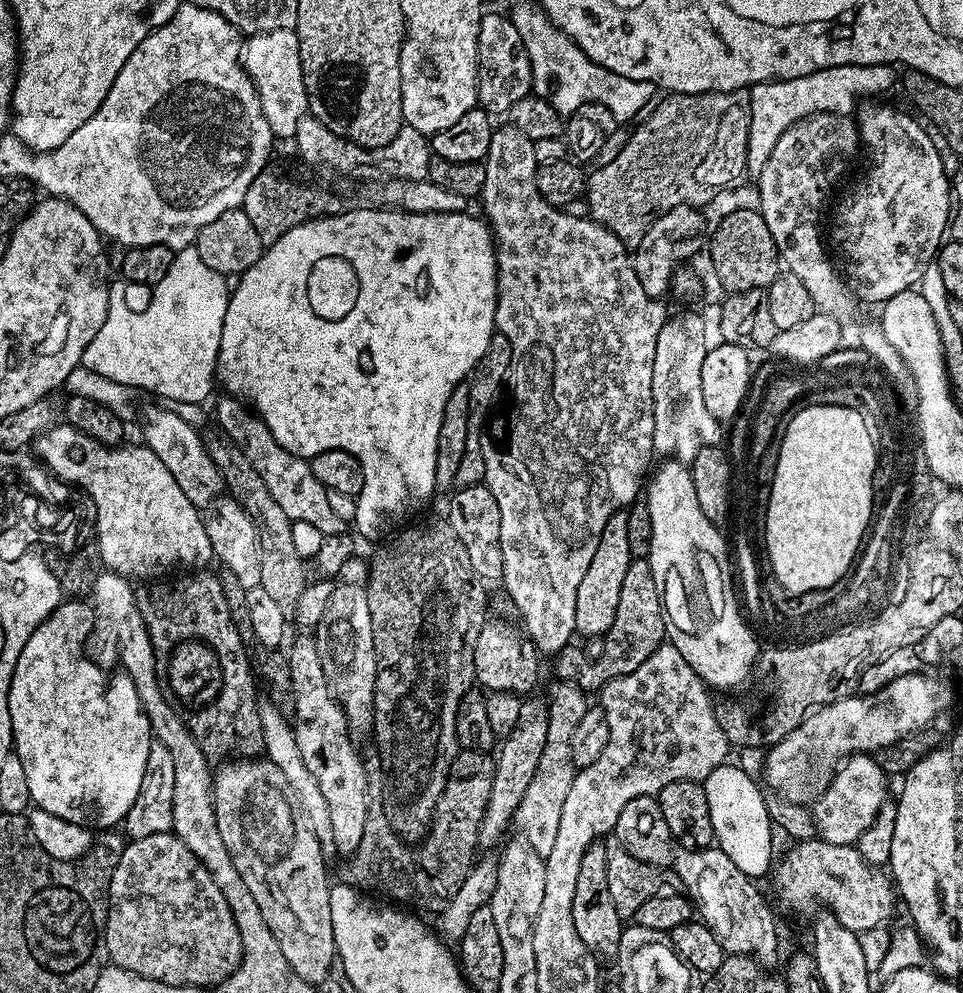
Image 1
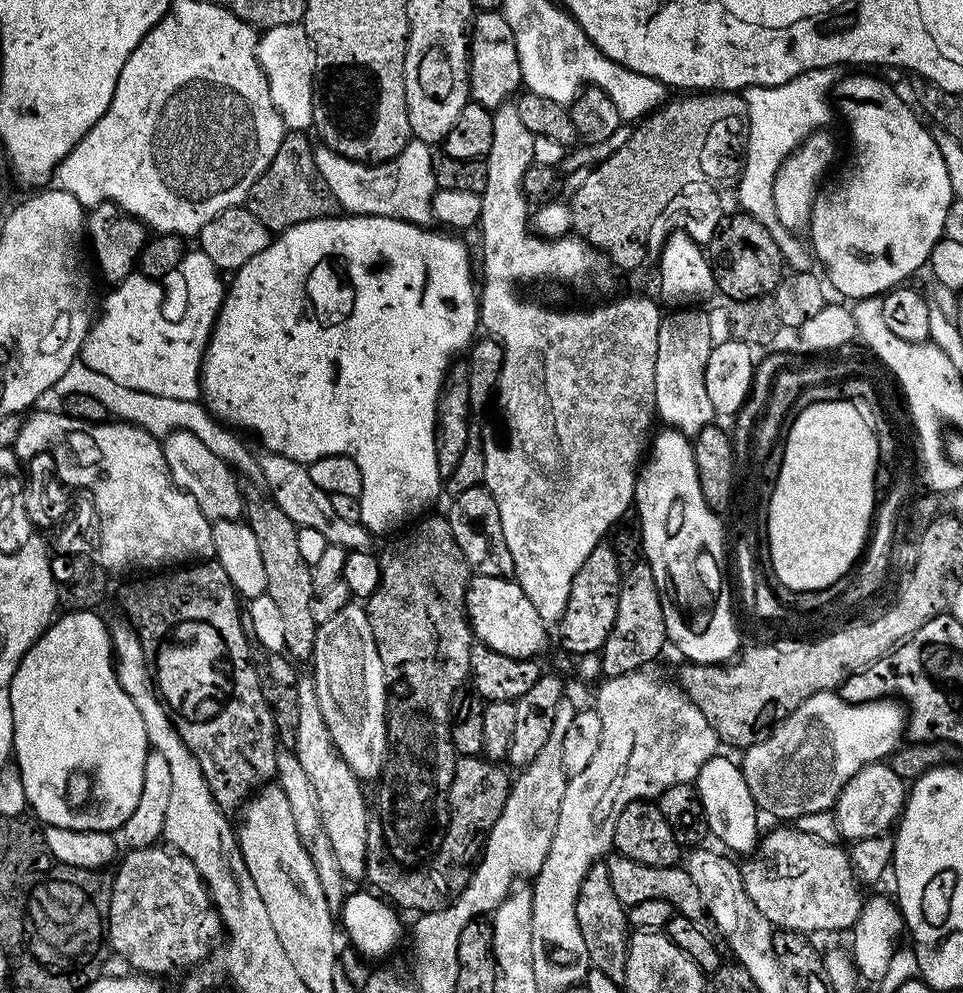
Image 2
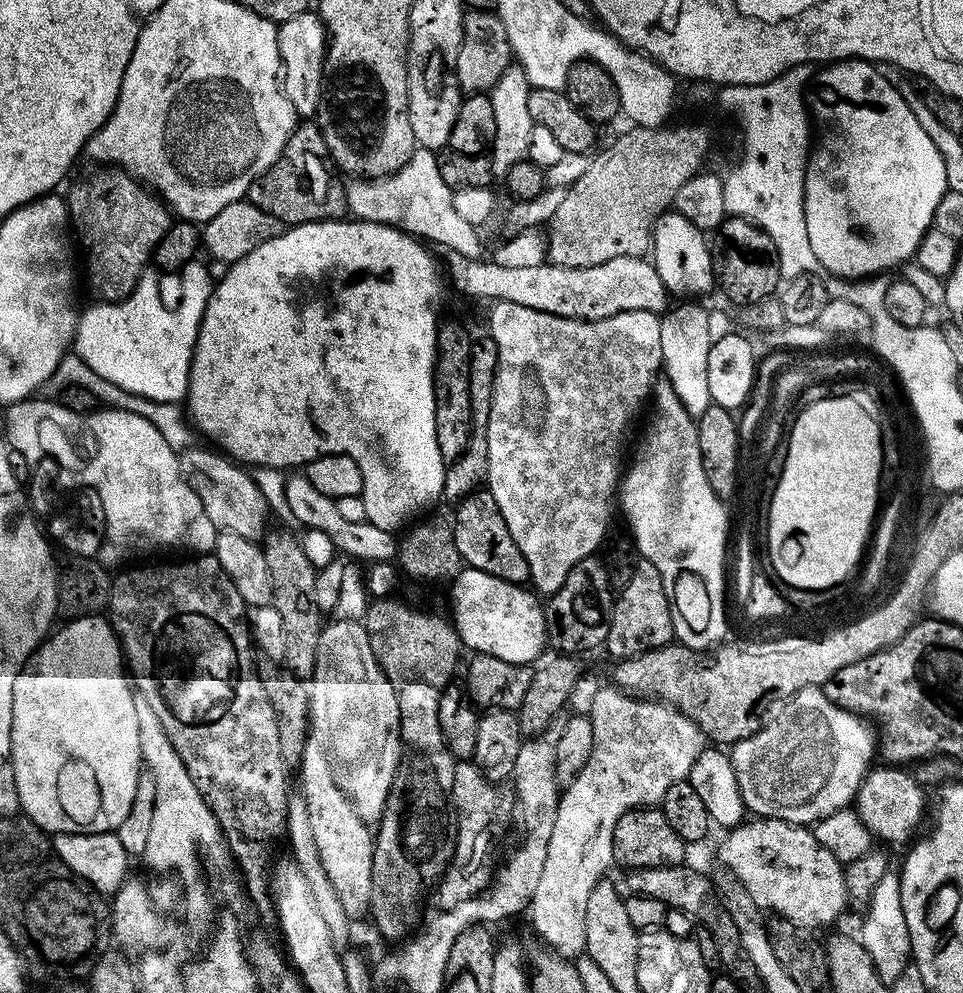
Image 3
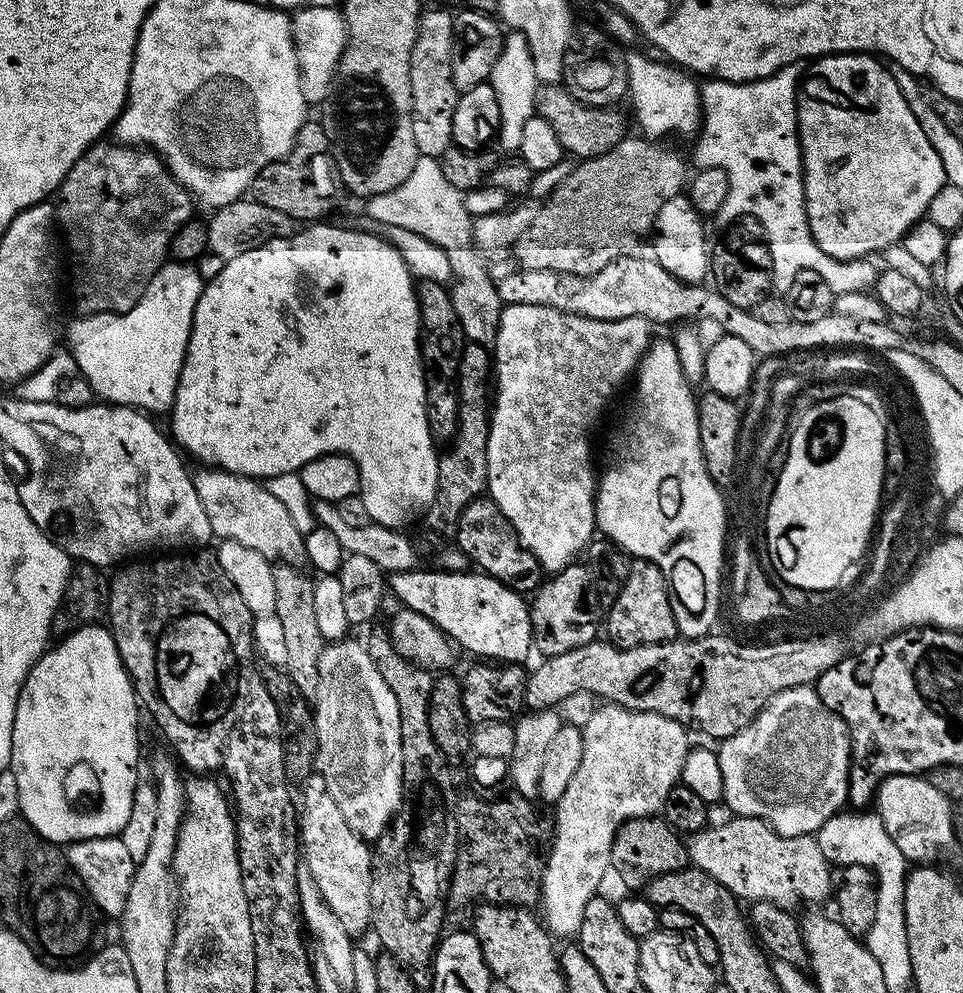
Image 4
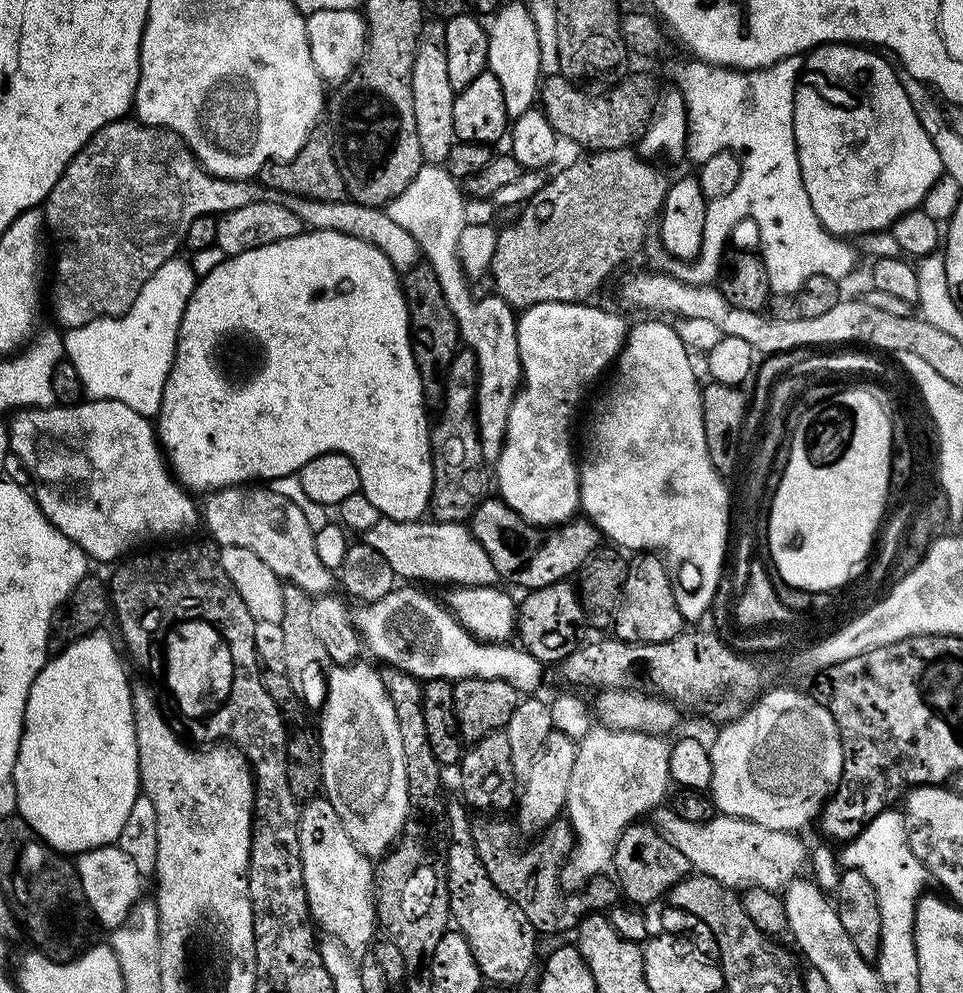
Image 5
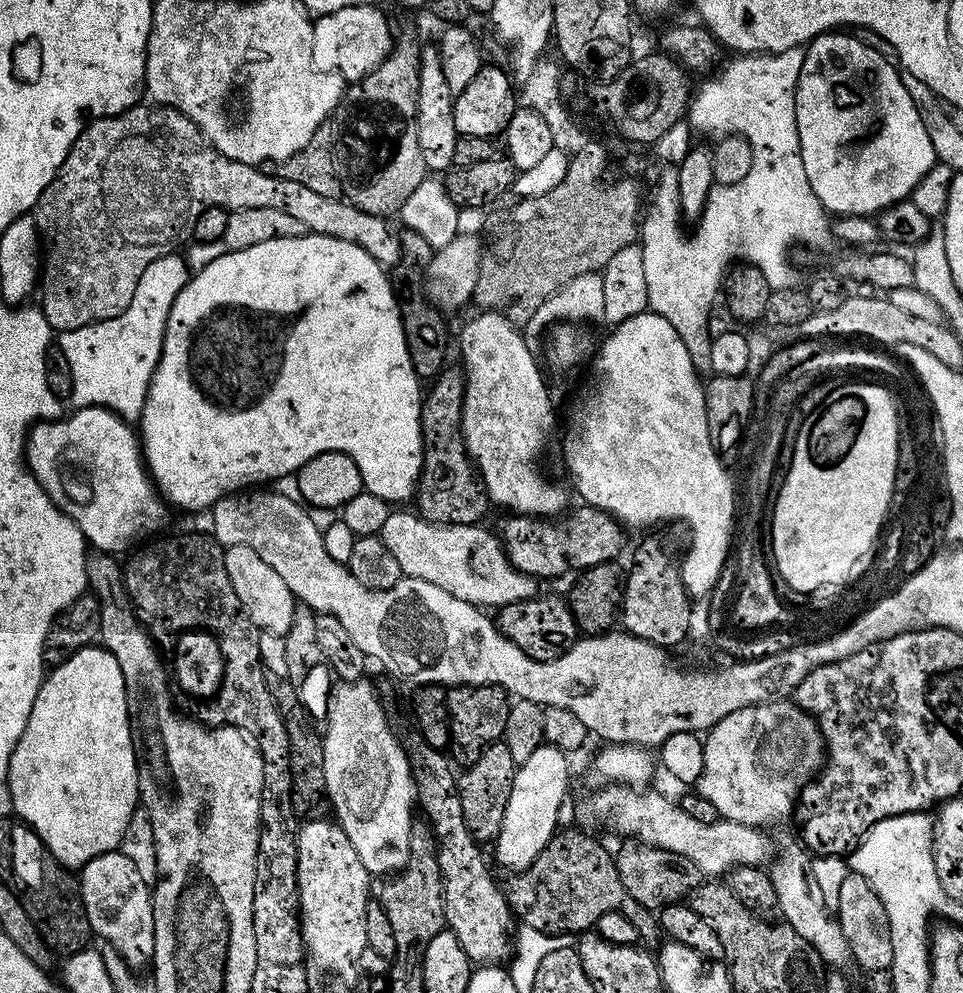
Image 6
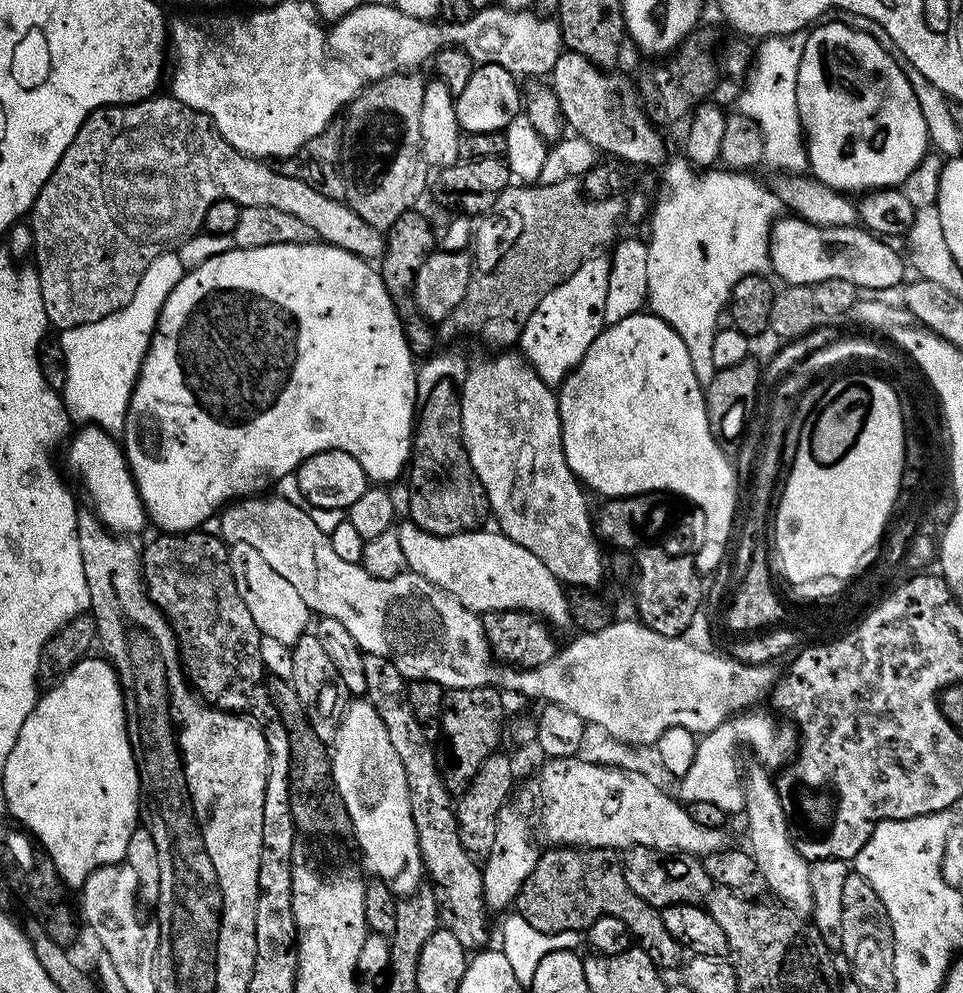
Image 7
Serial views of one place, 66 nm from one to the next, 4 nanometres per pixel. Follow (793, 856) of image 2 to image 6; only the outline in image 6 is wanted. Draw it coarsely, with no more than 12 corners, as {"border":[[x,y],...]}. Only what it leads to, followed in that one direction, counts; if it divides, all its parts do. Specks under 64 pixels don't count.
{"border":[[609,783],[600,824],[682,858],[708,878],[767,865],[759,827],[697,822],[675,799]]}

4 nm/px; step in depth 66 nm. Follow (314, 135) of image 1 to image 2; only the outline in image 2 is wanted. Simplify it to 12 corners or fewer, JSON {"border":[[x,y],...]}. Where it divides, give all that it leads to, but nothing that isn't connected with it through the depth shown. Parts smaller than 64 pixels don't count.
{"border":[[433,145],[363,164],[323,146],[314,162],[345,213],[428,226]]}

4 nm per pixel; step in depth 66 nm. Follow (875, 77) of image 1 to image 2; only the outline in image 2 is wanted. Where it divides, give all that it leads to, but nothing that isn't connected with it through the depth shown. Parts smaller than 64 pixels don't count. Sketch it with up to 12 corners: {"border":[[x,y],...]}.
{"border":[[836,68],[745,88],[739,207],[772,230],[789,269],[810,252],[780,224],[774,178],[831,116]]}

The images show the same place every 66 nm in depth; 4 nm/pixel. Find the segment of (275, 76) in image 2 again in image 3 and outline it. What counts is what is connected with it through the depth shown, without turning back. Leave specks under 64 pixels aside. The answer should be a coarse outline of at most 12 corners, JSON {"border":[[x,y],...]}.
{"border":[[315,11],[278,28],[282,87],[297,117],[315,117],[326,29]]}

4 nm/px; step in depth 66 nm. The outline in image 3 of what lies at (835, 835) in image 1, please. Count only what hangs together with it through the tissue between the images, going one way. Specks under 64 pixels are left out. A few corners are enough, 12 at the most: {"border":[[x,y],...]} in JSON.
{"border":[[900,766],[873,767],[854,811],[873,837],[907,845],[925,789]]}

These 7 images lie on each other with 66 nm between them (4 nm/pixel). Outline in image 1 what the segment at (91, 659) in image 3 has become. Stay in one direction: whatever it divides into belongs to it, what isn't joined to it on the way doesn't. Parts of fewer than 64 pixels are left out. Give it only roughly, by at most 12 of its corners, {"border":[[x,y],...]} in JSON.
{"border":[[91,603],[30,634],[8,691],[37,808],[112,830],[152,727],[84,657]]}

